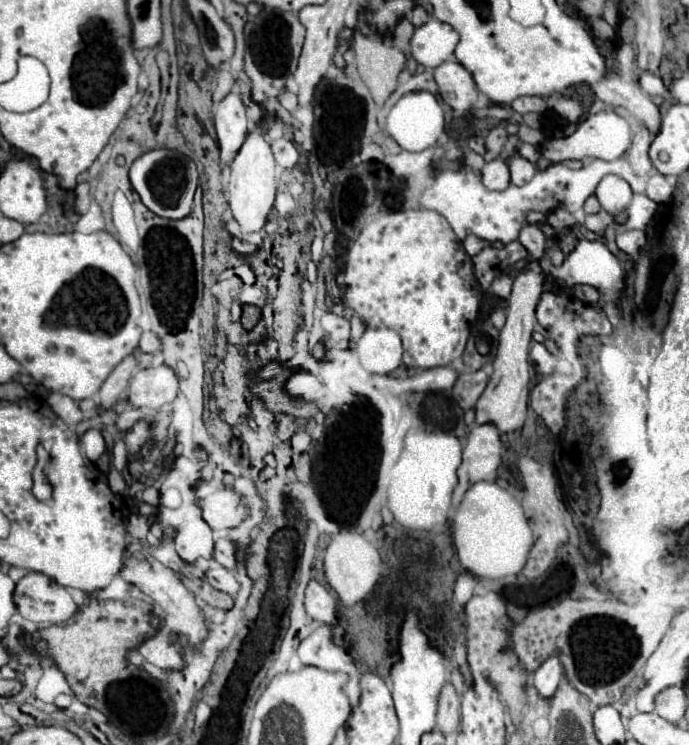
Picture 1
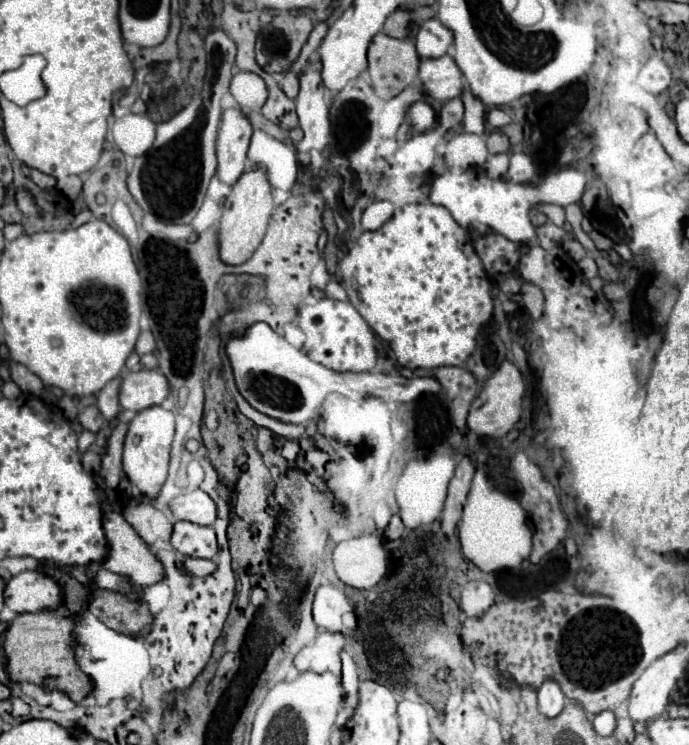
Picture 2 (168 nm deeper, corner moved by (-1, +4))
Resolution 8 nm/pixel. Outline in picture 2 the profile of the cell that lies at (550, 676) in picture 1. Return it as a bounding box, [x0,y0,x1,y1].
[538,680,566,718]

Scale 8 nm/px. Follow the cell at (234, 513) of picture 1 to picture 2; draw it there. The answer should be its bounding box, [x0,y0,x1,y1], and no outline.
[170,490,218,526]

